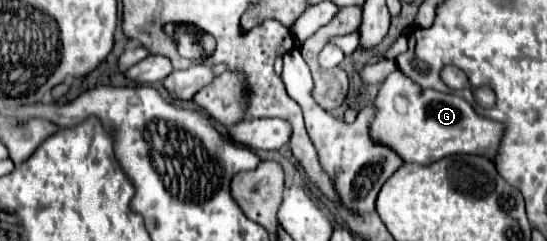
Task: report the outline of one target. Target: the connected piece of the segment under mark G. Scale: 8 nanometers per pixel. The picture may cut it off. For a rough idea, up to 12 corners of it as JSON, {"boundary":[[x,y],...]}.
{"boundary":[[400,71],[372,105],[372,141],[406,163],[490,157],[502,125]]}

